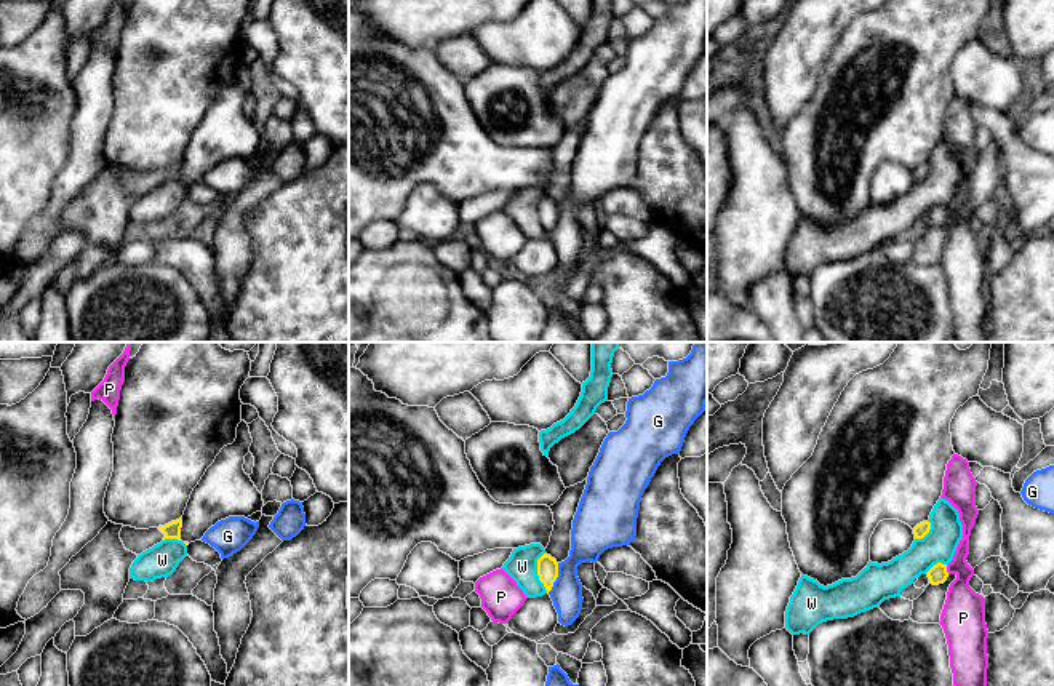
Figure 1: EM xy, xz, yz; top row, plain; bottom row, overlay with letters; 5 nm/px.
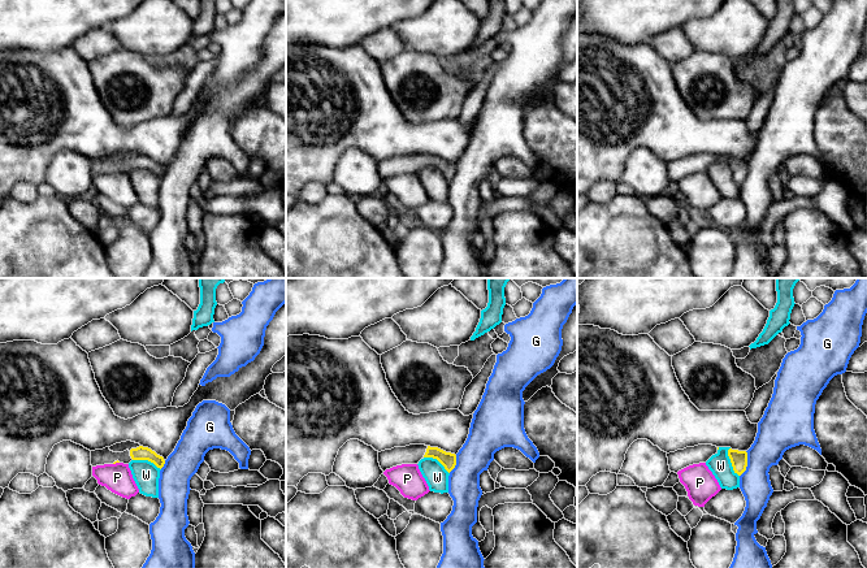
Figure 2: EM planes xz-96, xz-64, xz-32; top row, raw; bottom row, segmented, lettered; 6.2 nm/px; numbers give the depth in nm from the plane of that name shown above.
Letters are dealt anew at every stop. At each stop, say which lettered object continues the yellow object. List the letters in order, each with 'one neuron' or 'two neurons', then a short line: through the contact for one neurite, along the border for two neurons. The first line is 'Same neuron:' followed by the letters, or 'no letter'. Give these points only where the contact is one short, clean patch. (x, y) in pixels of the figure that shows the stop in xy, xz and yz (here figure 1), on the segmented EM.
Same neuron: no letter
G: two neurons; line xz (558, 563), (558, 576), (547, 592)
P: two neurons
W: two neurons; line xz (544, 552), (538, 560), (538, 579), (547, 592)

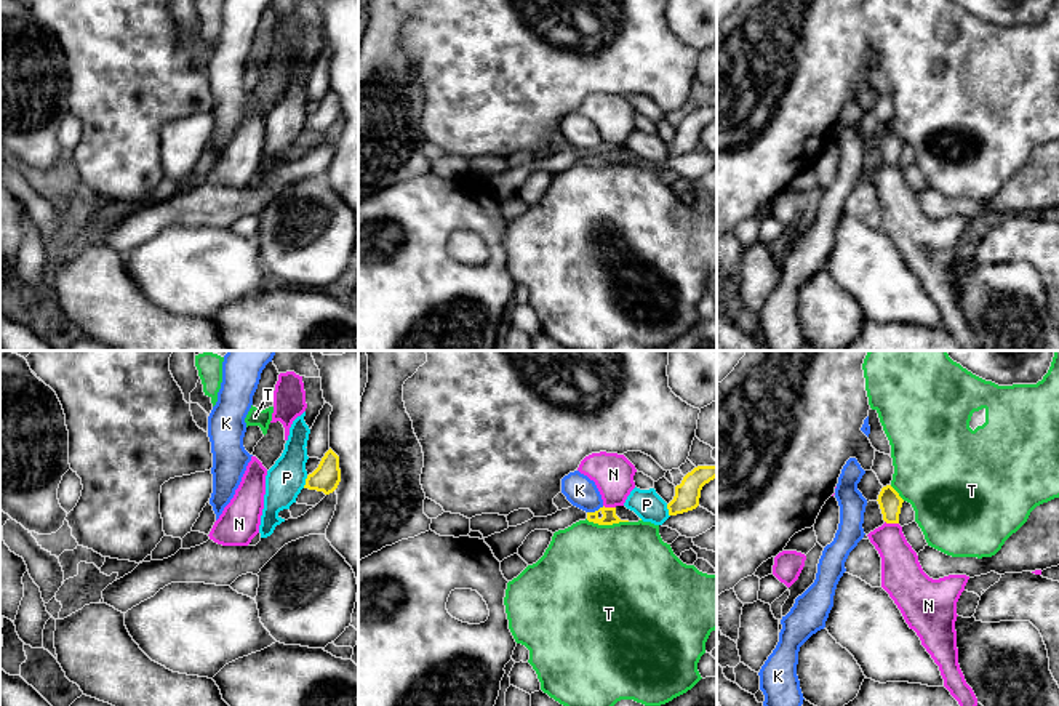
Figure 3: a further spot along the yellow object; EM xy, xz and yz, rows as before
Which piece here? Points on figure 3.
Same neuron: no letter
K: two neurons; line xz (603, 506), (587, 513)
N: two neurons
P: two neurons; line xy (307, 476), (303, 487)
T: two neurons; line xz (586, 519), (595, 524), (627, 522)

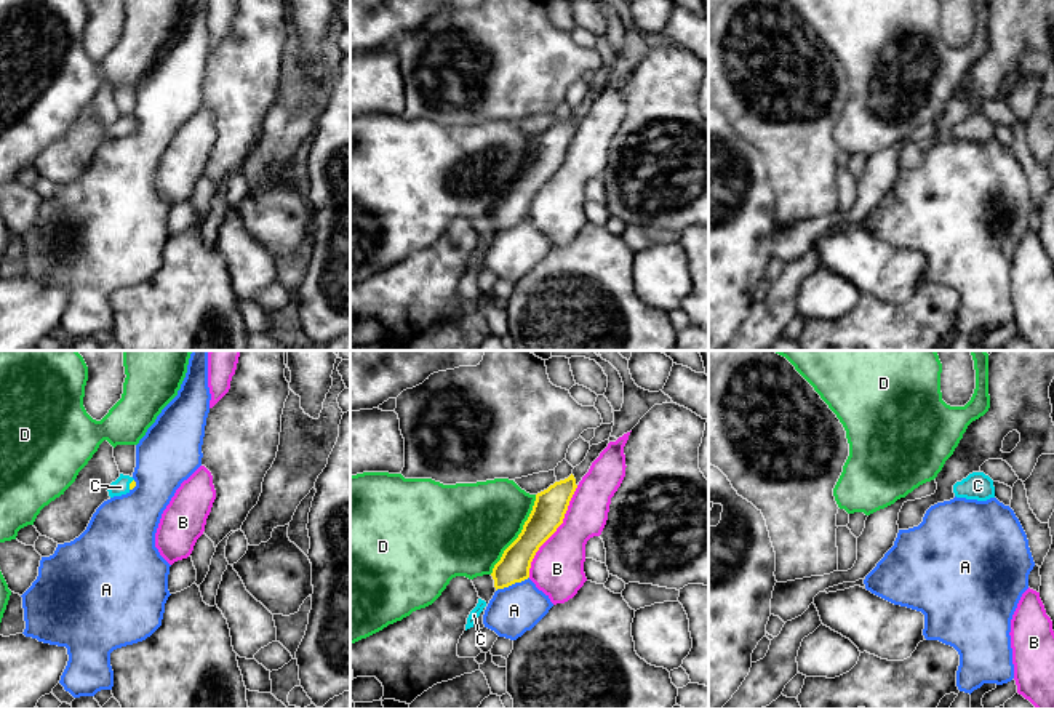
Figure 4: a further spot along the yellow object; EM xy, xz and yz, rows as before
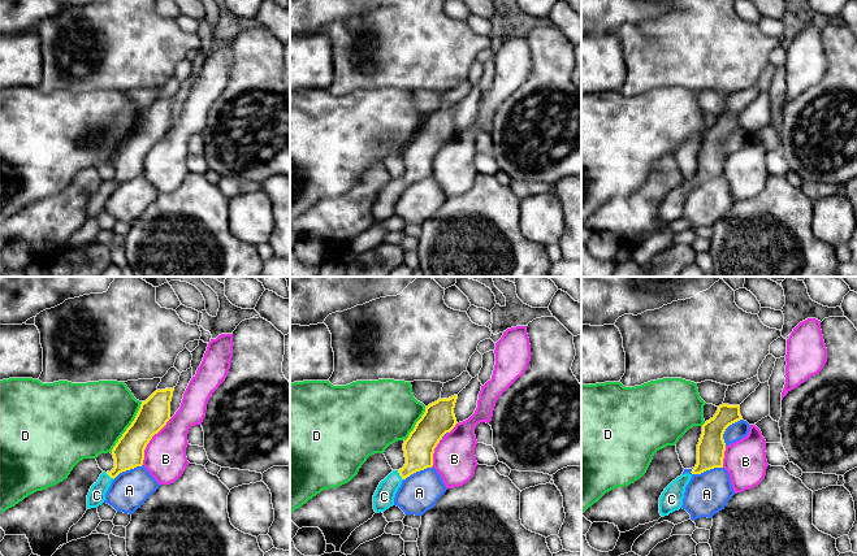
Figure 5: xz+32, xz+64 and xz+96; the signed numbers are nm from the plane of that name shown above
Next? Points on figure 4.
Same neuron: C
A: two neurons
B: two neurons
C: one neuron; line xy (133, 484), (130, 484), (120, 487)
D: two neurons

